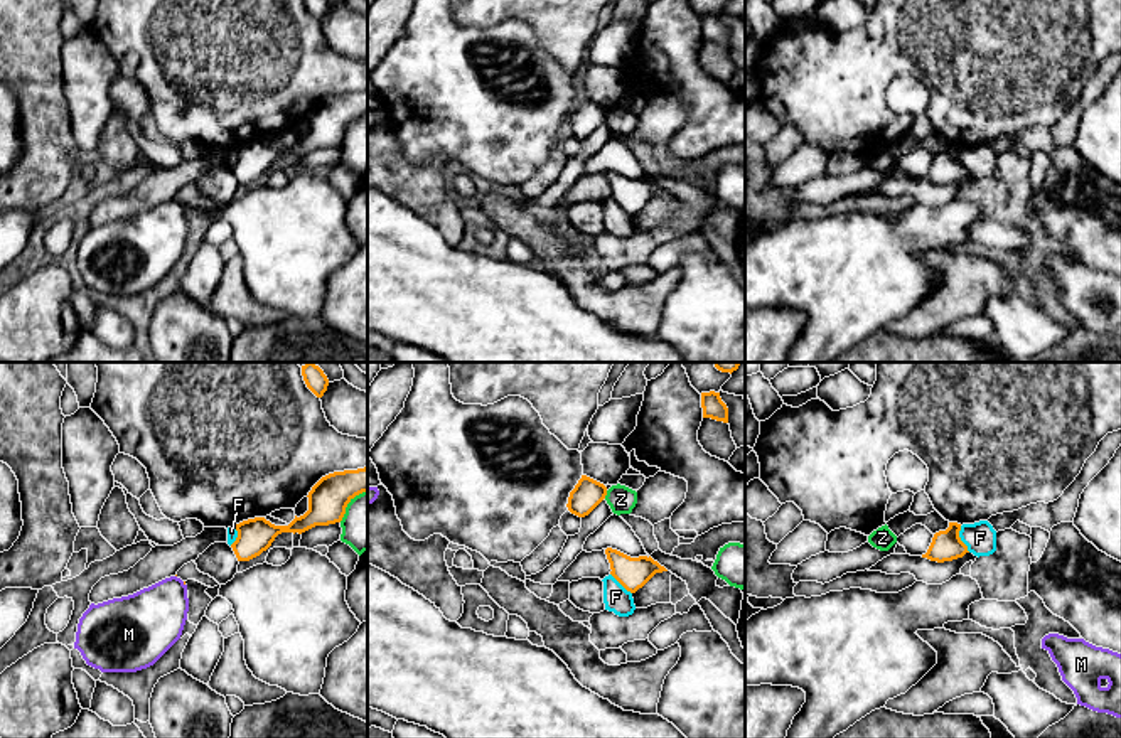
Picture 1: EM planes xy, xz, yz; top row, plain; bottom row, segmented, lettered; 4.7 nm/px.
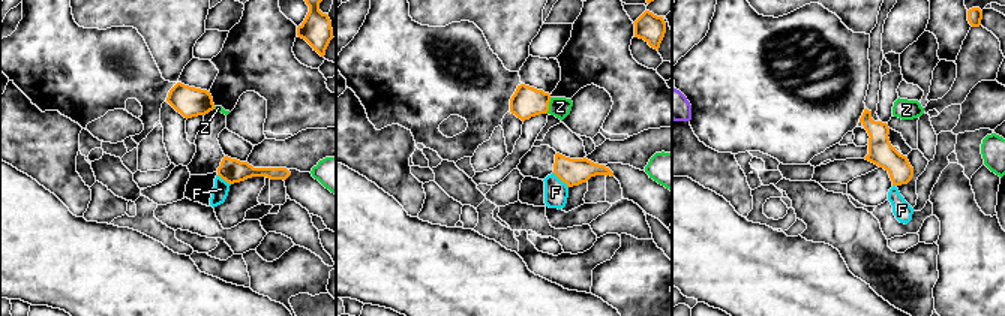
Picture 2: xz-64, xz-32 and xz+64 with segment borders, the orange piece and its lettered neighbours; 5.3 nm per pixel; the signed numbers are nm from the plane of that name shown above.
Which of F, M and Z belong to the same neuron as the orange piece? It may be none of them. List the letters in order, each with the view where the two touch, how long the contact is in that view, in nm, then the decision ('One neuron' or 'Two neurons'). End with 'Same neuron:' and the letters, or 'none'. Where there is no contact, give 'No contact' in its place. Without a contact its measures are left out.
F: Touches orange in yz. Shared border 140 nm. Two neurons
M: No contact. One neuron
Z: Touches orange in xy. Shared border 200 nm. Two neurons
Same neuron: M

